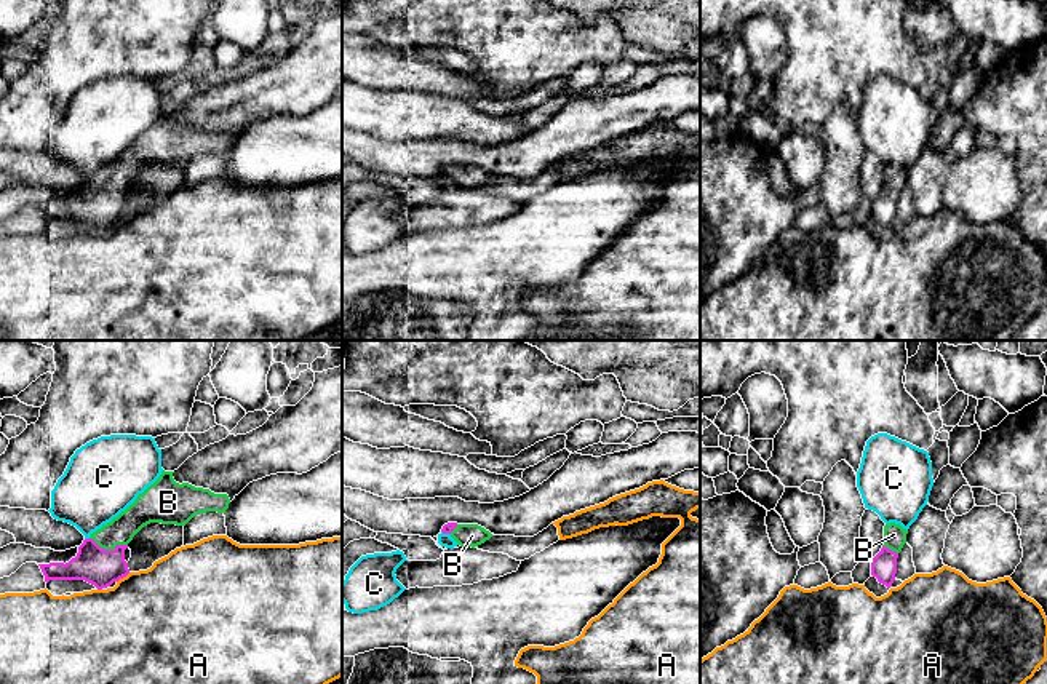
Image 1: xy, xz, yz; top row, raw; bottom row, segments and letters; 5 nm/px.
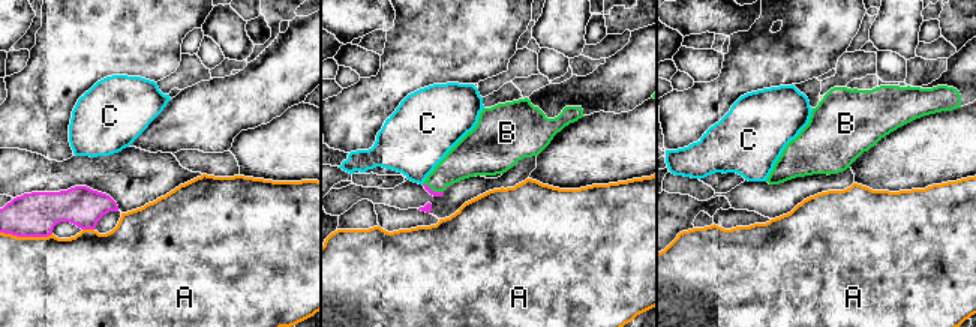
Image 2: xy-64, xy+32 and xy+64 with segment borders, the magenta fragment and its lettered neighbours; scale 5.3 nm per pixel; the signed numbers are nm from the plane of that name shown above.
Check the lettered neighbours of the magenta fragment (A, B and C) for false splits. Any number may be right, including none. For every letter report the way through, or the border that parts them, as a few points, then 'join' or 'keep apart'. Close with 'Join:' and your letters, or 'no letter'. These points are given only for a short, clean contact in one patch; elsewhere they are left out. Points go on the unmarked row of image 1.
A: keep apart
B: way xy (101, 210), (101, 200), (109, 192), (109, 184), (120, 173); join
C: border xy (85, 179), (88, 181); keep apart
Join: B

